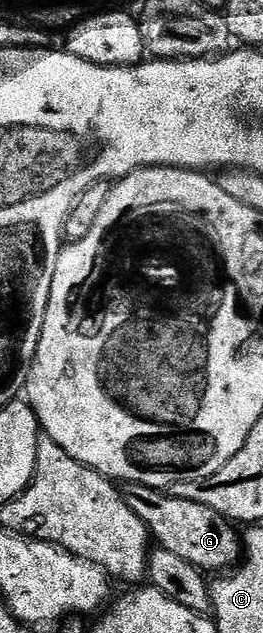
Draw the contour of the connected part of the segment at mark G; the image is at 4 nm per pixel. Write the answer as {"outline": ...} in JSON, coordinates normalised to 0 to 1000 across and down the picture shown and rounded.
{"outline":[[[464,763],[456,774],[487,801],[570,837],[597,863],[639,867],[639,874],[700,880],[700,886],[745,893],[772,905],[856,904],[924,882],[928,858],[909,834],[878,821],[821,810],[821,804],[791,804],[791,798],[760,798],[745,791],[654,785],[627,774],[529,763]]]}

